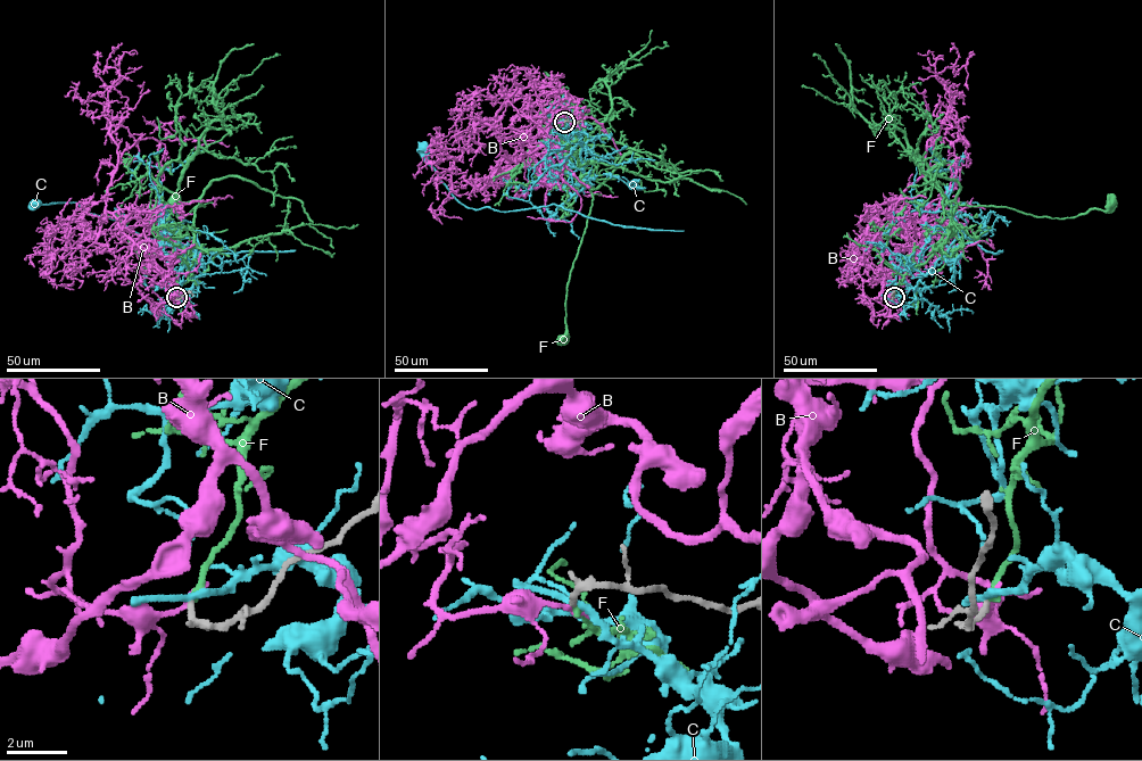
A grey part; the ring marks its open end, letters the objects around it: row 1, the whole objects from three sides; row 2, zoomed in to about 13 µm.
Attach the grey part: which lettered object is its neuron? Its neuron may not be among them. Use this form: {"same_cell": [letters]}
{"same_cell": ["F"]}

